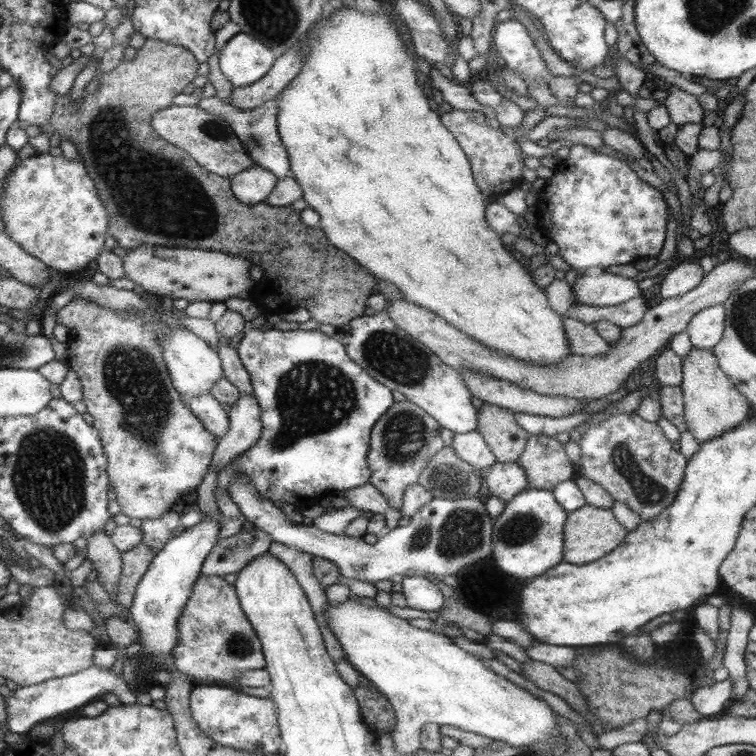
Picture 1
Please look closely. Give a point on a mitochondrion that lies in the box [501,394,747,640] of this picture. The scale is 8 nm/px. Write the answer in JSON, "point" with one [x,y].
{"point":[648,493]}

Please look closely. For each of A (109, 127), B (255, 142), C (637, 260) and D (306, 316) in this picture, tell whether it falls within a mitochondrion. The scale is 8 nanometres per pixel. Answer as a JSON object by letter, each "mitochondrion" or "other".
{"A":"mitochondrion","B":"mitochondrion","C":"other","D":"other"}

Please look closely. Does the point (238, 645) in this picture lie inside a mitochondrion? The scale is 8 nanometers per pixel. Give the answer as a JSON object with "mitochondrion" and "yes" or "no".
{"mitochondrion":"yes"}

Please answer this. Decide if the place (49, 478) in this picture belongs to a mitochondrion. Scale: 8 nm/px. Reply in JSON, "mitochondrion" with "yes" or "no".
{"mitochondrion":"yes"}

